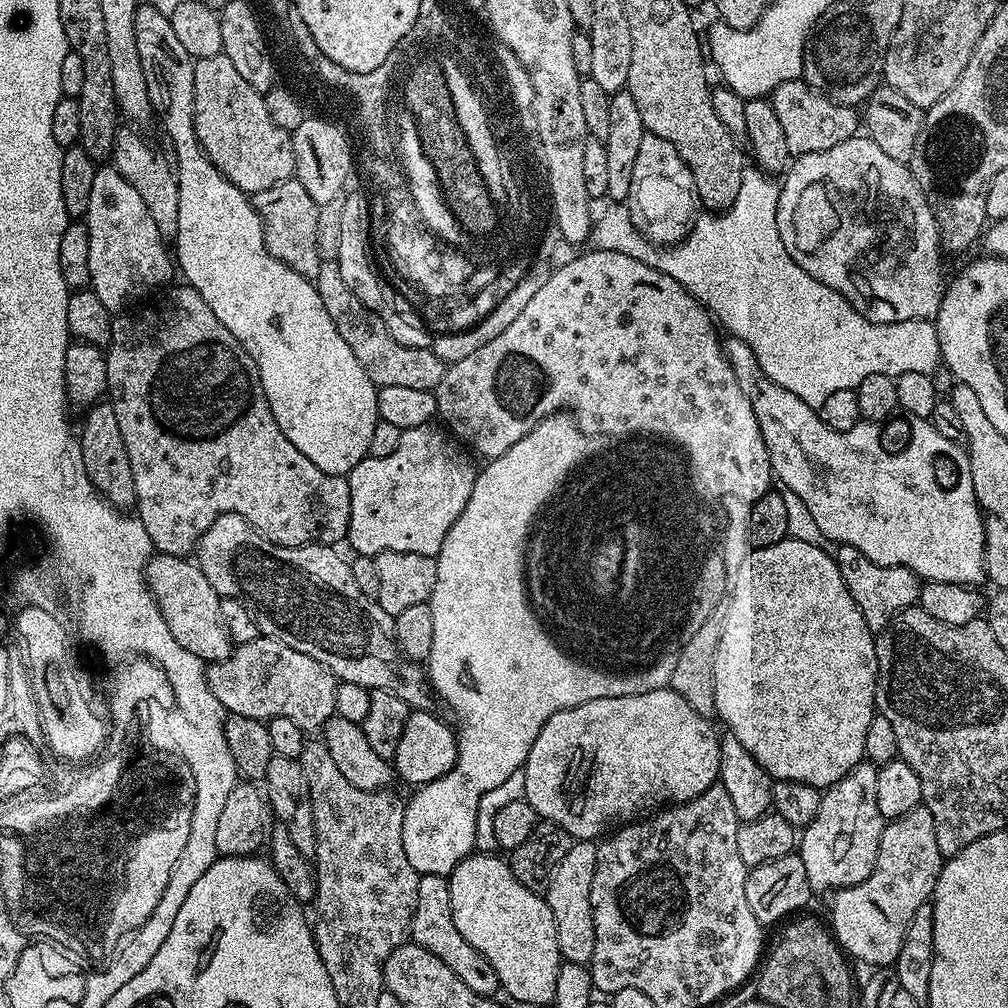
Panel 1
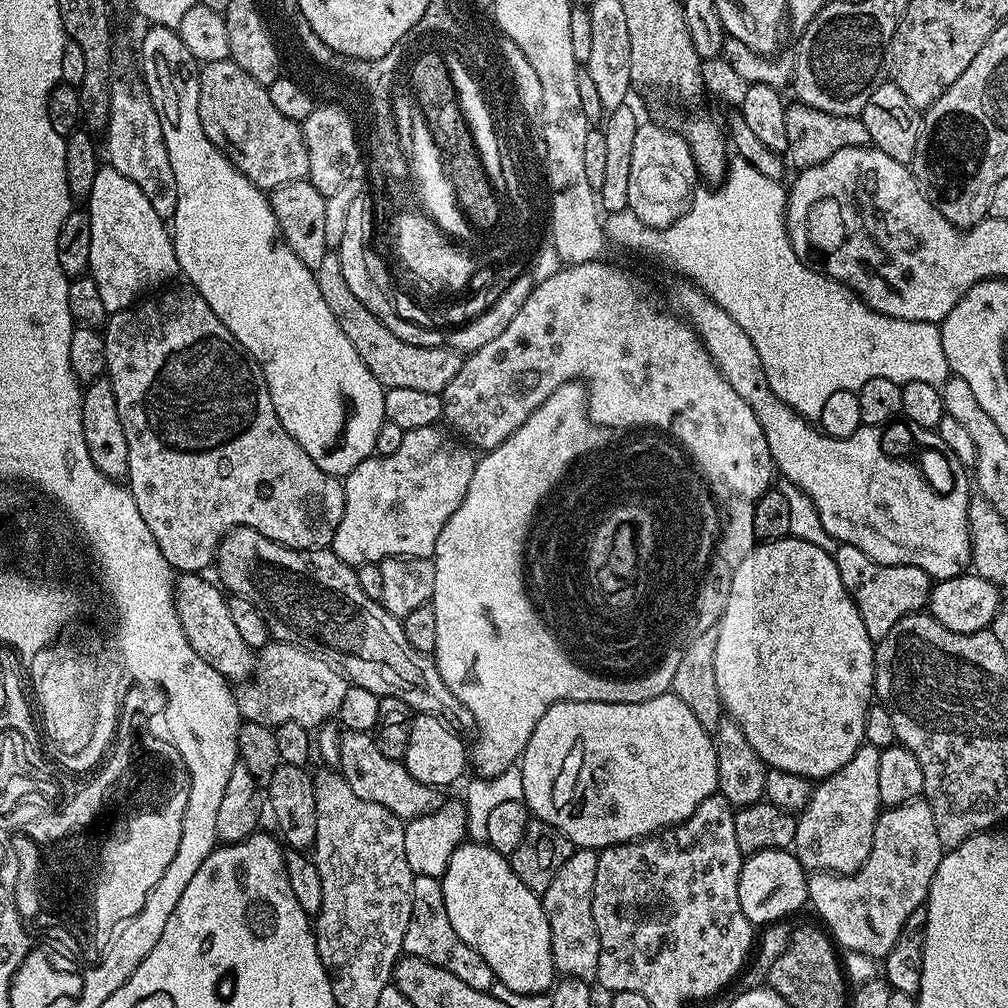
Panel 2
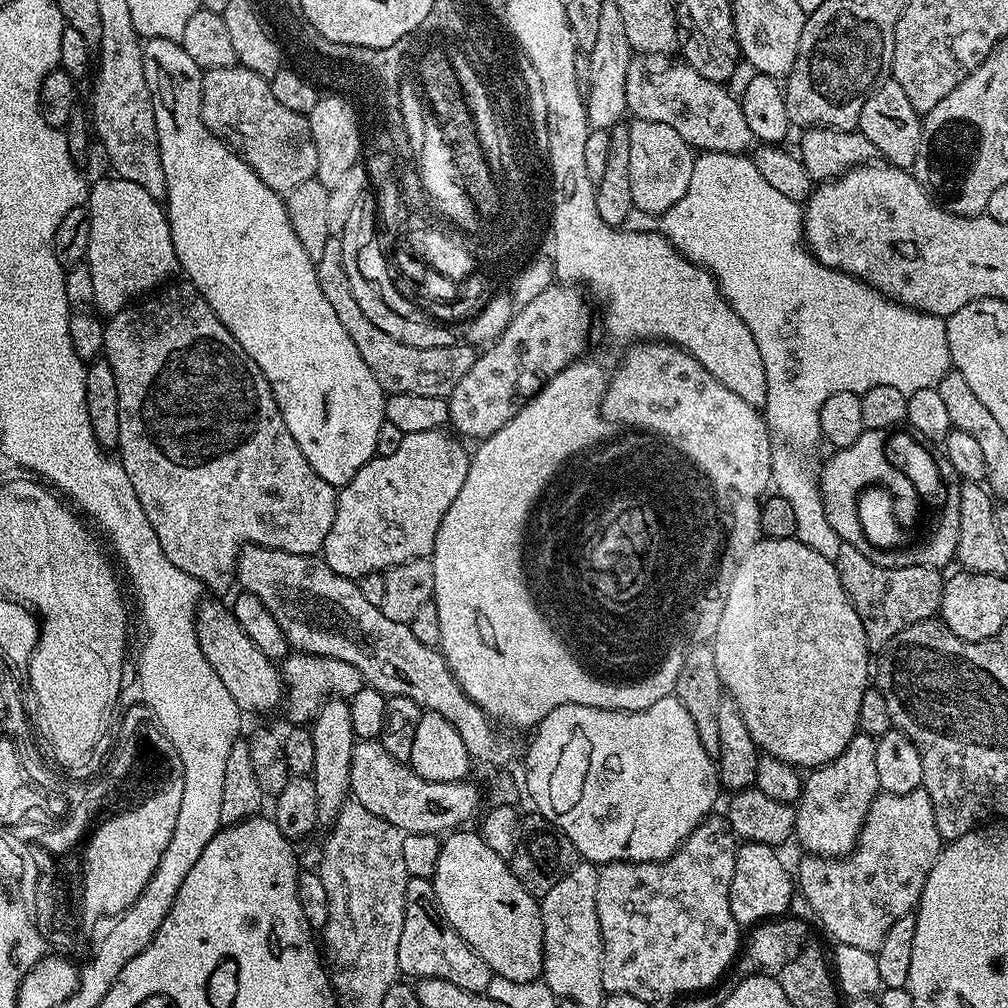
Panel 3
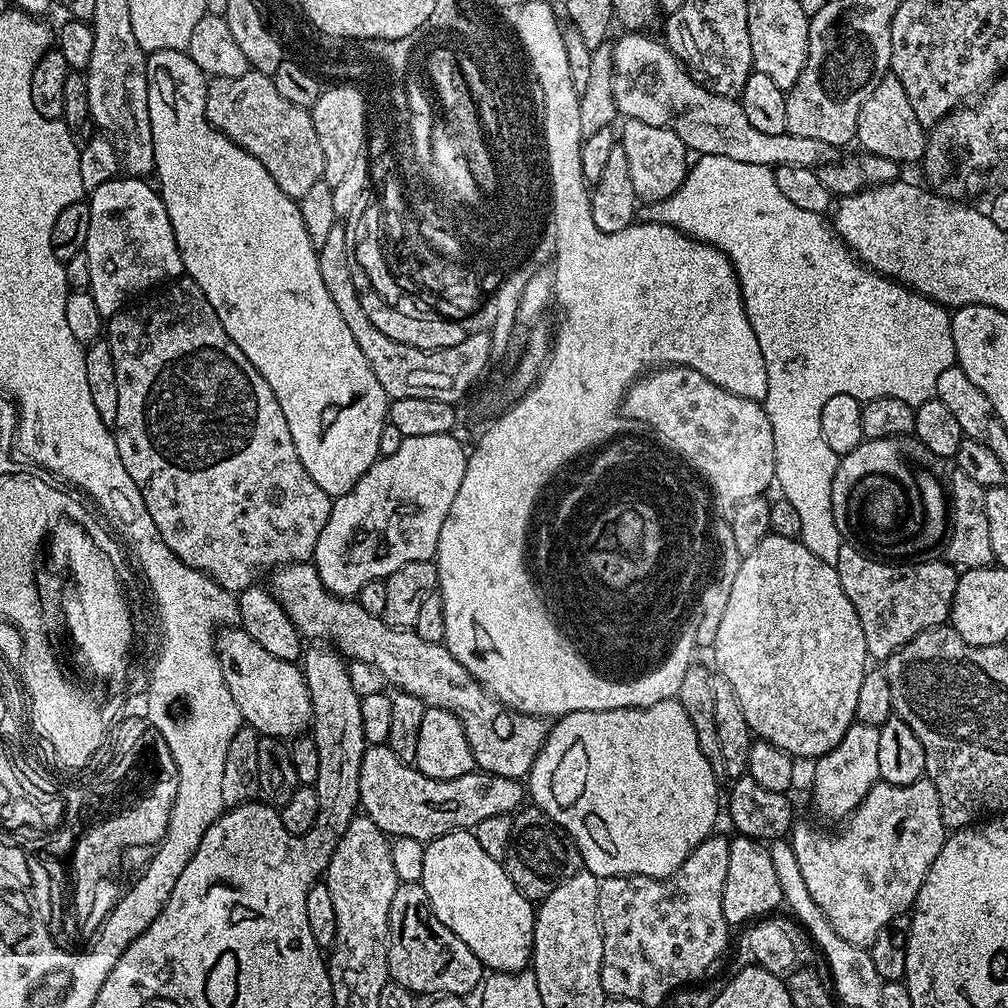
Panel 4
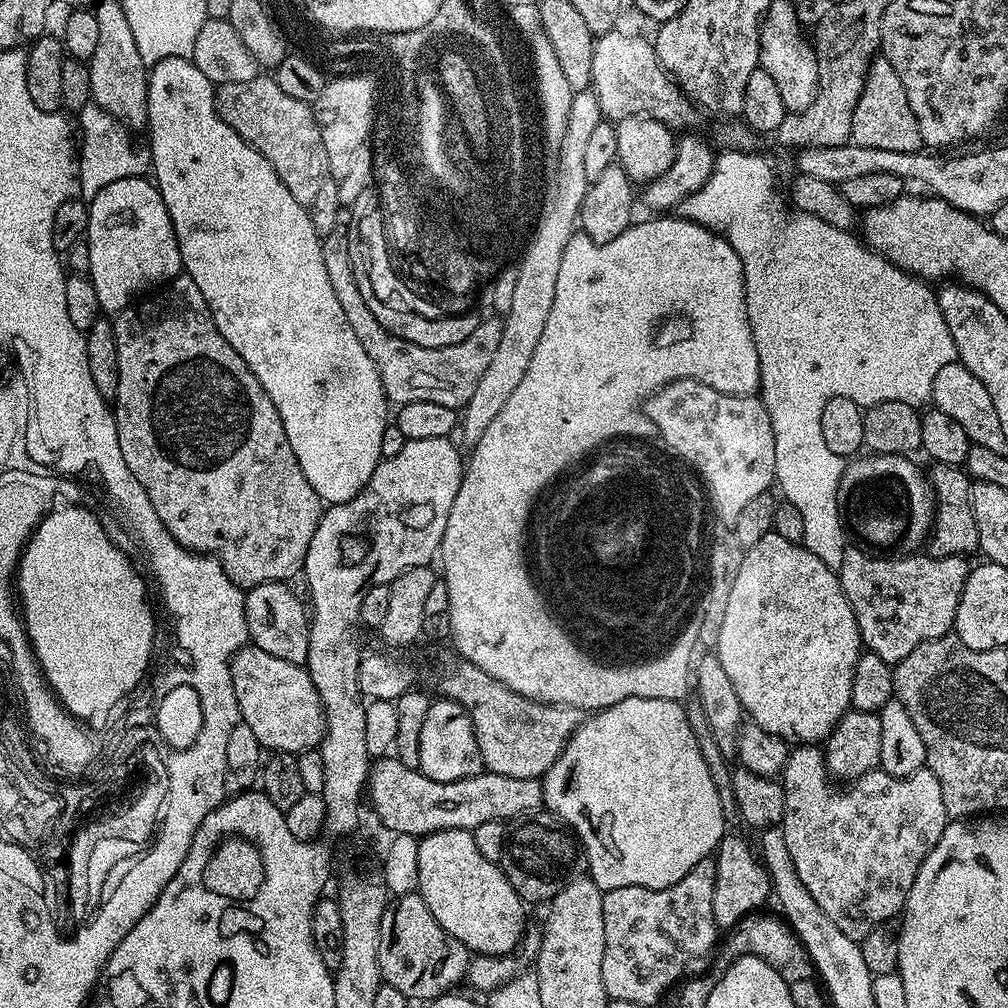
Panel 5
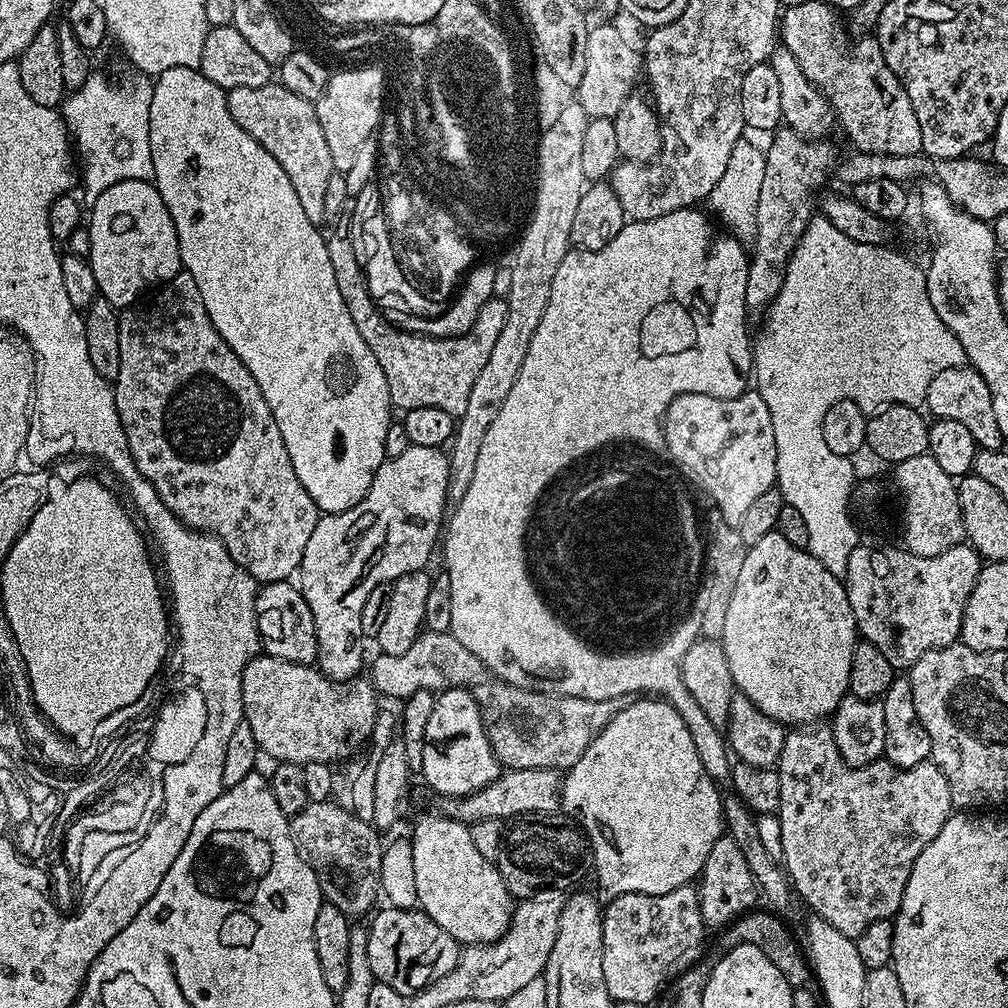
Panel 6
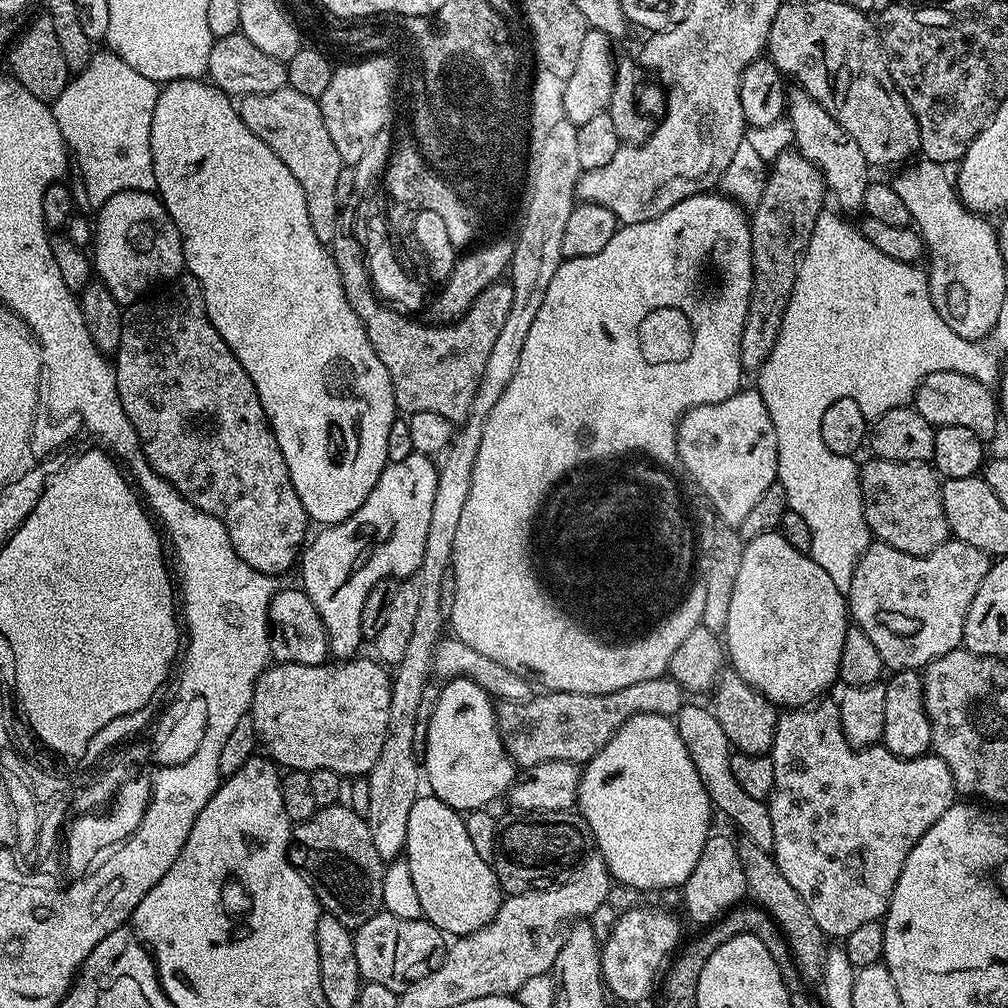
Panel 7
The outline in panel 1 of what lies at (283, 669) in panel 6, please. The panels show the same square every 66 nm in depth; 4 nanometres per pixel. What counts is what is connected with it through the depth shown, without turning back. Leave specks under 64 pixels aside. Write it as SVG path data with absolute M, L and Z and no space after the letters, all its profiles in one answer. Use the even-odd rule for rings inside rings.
M156 554L148 562L146 579L148 591L156 599L166 626L170 626L170 634L174 634L182 650L190 650L190 654L205 662L225 660L232 653L234 645L220 614L221 597L206 582L206 574L202 574L199 564L182 556Z

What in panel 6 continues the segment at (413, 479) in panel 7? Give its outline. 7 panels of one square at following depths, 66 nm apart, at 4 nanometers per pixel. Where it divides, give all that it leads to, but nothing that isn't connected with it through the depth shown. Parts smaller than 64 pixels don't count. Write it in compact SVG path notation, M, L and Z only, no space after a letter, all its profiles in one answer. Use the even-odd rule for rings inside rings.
M408 445L408 449L403 454L398 454L398 458L385 458L378 466L374 474L374 482L362 502L358 506L350 506L350 510L341 512L329 512L321 515L318 526L314 526L314 534L306 542L306 554L300 563L298 573L298 587L300 593L306 598L306 606L310 606L310 614L314 614L314 632L318 634L318 654L316 664L321 669L329 670L332 668L331 675L336 678L356 678L361 675L360 667L364 664L364 643L366 637L362 630L362 606L366 606L366 598L370 598L370 590L377 588L379 584L391 585L393 580L402 578L402 574L419 572L427 569L428 559L432 556L432 551L437 551L438 541L442 536L442 523L446 518L446 508L444 504L449 503L448 498L448 458L441 449L431 448L430 446Z

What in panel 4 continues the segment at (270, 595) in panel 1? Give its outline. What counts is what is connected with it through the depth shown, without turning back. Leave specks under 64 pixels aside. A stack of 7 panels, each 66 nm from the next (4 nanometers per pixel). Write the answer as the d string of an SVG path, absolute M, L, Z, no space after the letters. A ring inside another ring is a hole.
M305 562L302 564L281 564L271 573L272 576L266 581L266 587L272 597L282 606L282 610L294 622L294 626L300 631L301 637L308 642L323 642L331 646L349 661L361 660L374 666L384 675L385 681L393 689L414 694L421 702L430 708L441 708L452 712L458 722L462 722L462 730L466 734L466 742L470 742L470 750L474 754L476 768L481 772L498 774L502 778L523 781L528 771L534 766L534 760L542 750L544 740L548 737L549 725L539 716L531 716L528 712L516 712L513 708L507 708L501 700L491 696L450 654L450 650L443 644L434 642L422 642L414 630L407 628L391 628L389 624L379 616L366 614L362 606L355 599L341 598L334 595L318 578L318 570L315 563Z

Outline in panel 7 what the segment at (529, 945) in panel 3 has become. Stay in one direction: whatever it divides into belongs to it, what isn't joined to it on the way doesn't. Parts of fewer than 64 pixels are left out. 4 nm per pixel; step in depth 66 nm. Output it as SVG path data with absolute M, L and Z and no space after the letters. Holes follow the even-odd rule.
M431 794L417 796L414 806L410 806L404 852L410 866L410 878L414 878L414 886L418 890L418 902L422 902L423 919L430 921L441 932L452 938L469 936L470 933L485 928L496 917L502 899L496 869L482 858L482 854L478 854L478 850L474 850L470 834L466 834L464 816L455 808L446 806L446 802Z

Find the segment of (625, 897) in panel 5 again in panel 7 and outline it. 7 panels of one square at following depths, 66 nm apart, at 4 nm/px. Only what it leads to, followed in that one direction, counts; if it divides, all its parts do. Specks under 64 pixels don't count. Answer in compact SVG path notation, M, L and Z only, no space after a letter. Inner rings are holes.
M635 906L621 911L616 925L603 941L600 949L600 969L604 975L607 991L613 997L636 1004L657 991L662 977L681 947L680 924L668 912L660 908Z

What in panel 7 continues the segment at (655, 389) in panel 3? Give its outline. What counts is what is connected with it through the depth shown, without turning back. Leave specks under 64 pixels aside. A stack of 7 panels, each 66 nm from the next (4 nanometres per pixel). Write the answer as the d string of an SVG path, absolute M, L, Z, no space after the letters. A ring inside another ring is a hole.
M741 390L722 402L696 406L684 413L676 428L676 458L681 465L684 463L689 478L712 503L709 504L711 511L720 516L722 522L739 526L742 518L746 518L758 503L758 498L762 498L763 492L777 483L778 438L774 422L770 422L770 410L766 410L766 402L762 402L759 391Z

